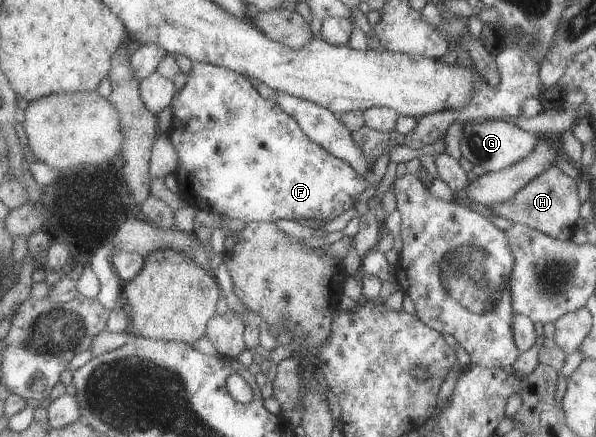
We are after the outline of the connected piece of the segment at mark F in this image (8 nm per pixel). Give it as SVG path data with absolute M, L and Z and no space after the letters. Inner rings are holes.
M194 61L193 69L187 75L185 86L175 94L171 105L171 114L172 124L167 132L169 137L171 137L171 141L173 141L173 145L175 145L177 155L179 155L177 171L180 183L179 194L189 201L189 204L194 204L205 212L211 211L223 219L237 219L237 221L242 221L243 224L251 223L251 221L274 222L280 219L295 221L299 219L312 219L329 223L329 221L332 221L333 218L347 211L347 209L354 207L357 197L369 186L363 177L357 174L345 161L337 159L326 148L319 147L319 144L311 140L294 116L289 115L275 99L265 99L257 91L257 87L247 79L247 76L240 74L238 71L215 64Z

